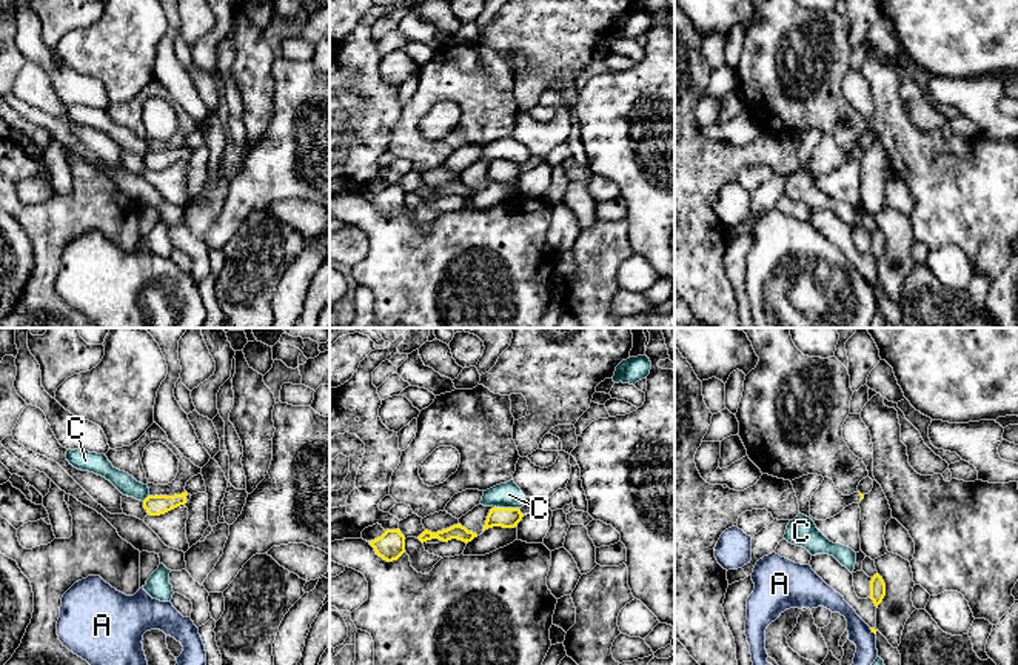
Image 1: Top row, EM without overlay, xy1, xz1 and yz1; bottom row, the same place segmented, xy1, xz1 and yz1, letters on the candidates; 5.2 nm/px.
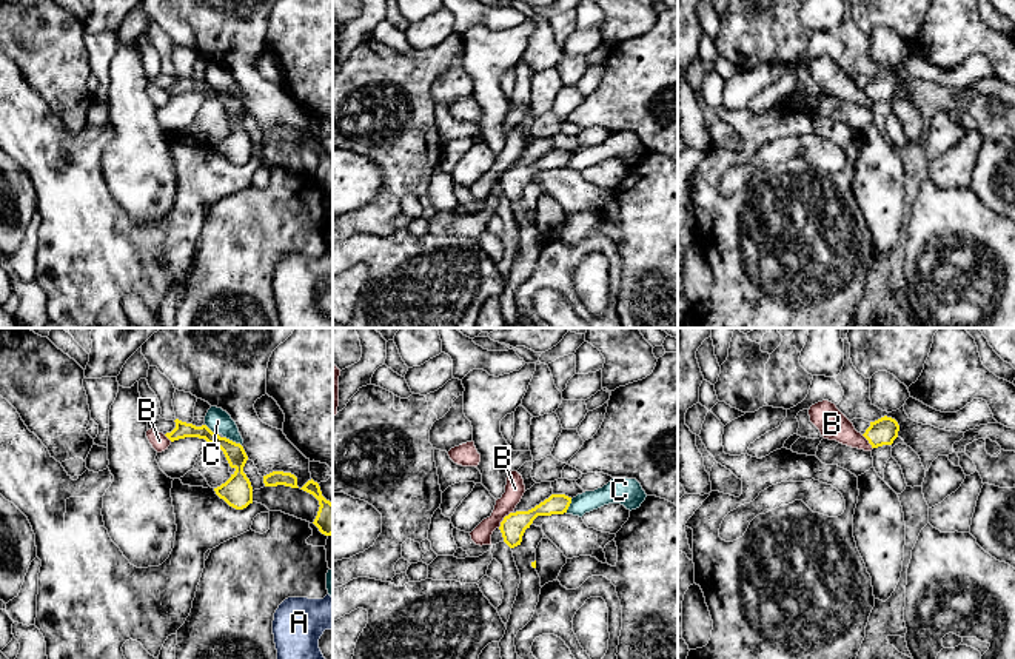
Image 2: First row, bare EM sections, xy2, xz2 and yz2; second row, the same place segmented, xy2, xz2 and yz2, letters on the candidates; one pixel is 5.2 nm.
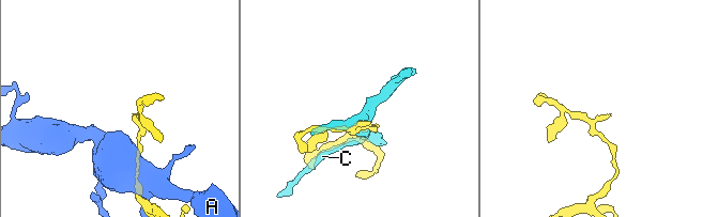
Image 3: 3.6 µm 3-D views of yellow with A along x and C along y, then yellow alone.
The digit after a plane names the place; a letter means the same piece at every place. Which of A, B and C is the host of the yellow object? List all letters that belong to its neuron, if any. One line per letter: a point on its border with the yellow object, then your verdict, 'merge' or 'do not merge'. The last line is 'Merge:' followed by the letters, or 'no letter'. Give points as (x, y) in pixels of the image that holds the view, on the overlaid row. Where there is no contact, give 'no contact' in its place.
A: contact yz1 (872, 631); do not merge
B: contact xz2 (504, 519); do not merge
C: contact xz1 (505, 508); do not merge
Merge: no letter

